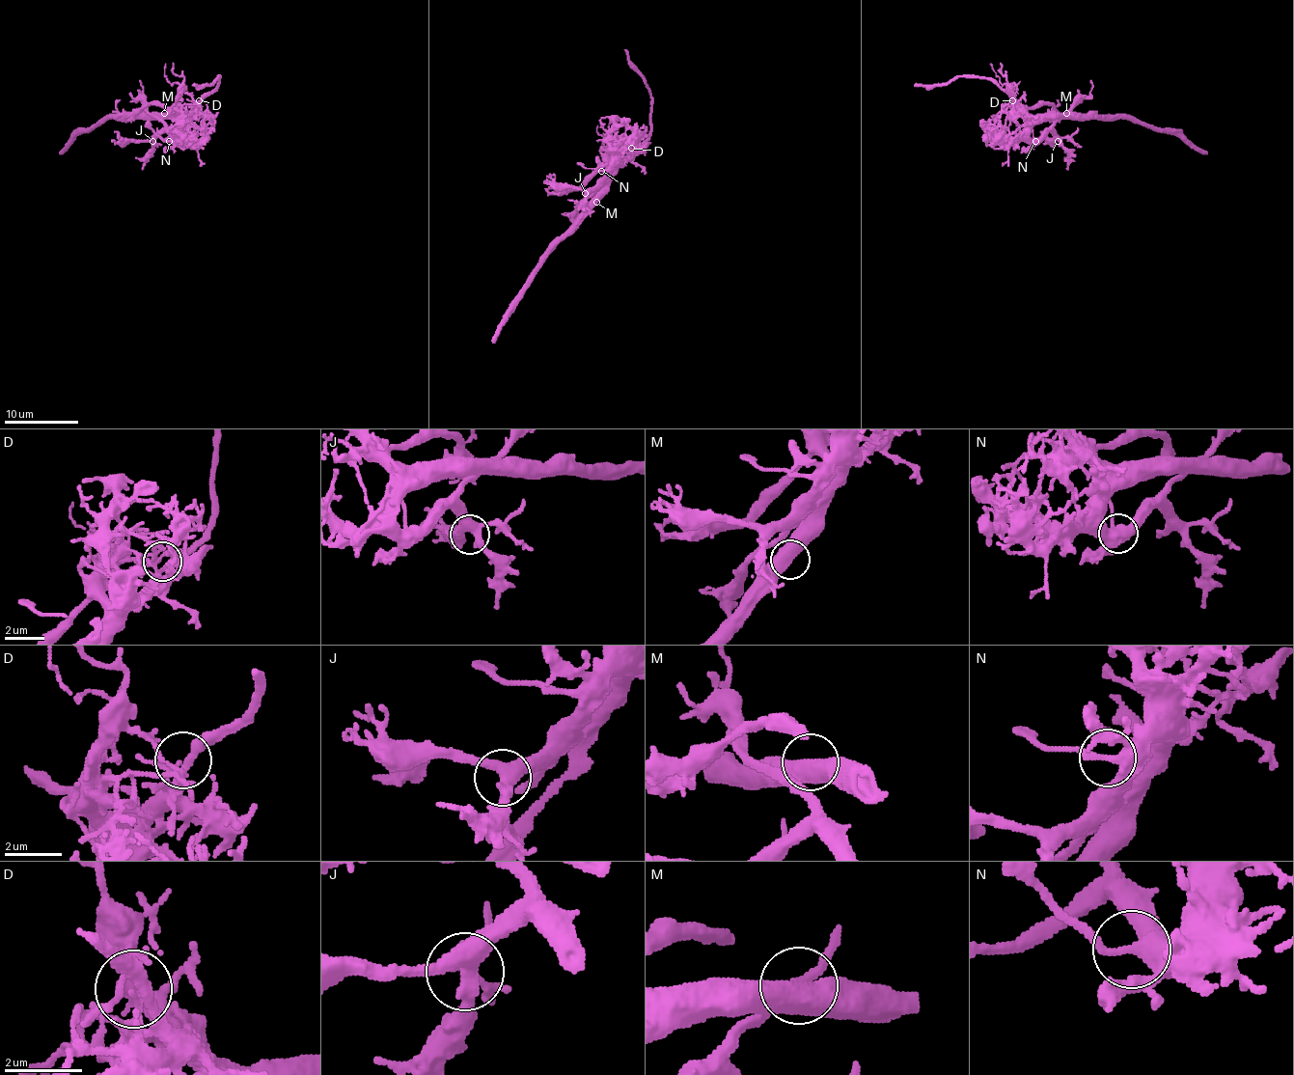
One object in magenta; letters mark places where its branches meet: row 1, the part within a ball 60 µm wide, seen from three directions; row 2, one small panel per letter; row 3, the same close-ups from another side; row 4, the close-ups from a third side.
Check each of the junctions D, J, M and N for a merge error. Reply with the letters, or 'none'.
none

